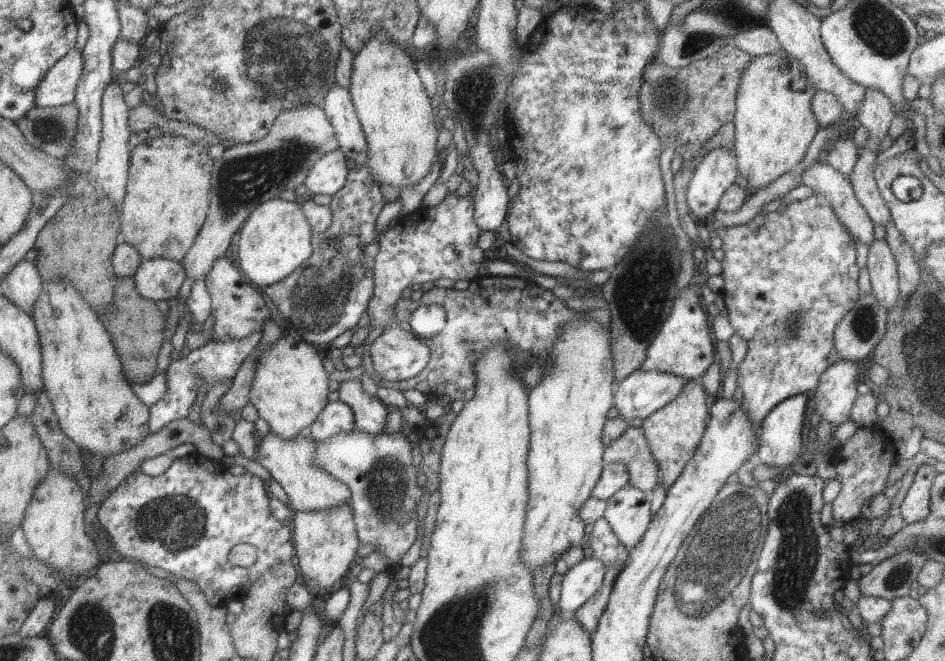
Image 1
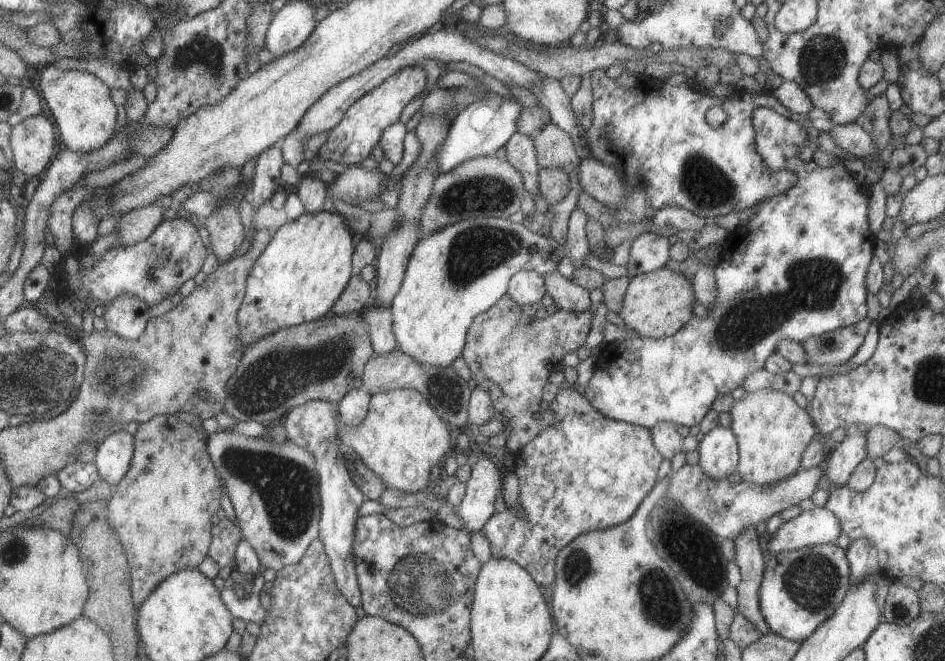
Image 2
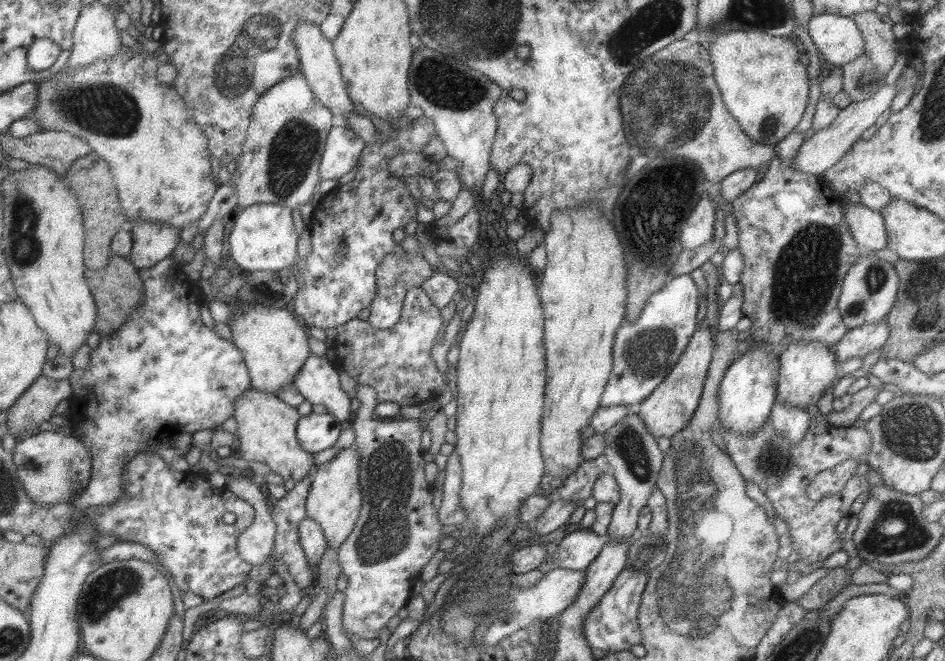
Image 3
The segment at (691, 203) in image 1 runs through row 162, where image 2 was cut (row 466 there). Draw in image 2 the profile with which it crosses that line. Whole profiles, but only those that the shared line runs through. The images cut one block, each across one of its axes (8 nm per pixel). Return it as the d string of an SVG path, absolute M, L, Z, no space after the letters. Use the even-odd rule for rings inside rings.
M718 425L704 434L696 448L698 466L711 480L727 479L737 469L738 447L730 428Z

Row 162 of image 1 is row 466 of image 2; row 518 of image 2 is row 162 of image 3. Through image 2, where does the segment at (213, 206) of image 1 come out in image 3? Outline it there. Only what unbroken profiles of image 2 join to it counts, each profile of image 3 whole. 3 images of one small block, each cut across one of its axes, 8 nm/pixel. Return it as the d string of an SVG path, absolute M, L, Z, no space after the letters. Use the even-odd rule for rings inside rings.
M300 70L295 71L293 76L279 80L275 86L271 86L267 92L259 96L252 109L245 143L239 157L235 159L236 169L227 182L235 187L236 206L245 208L250 204L273 203L283 205L292 211L293 208L309 203L320 182L318 166L326 144L327 133L332 128L332 115L315 99Z

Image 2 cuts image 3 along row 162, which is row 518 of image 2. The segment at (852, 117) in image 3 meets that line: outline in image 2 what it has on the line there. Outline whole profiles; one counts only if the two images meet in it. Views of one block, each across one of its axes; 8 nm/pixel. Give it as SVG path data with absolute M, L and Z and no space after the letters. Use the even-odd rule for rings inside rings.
M824 507L802 511L796 518L779 526L775 536L765 544L767 554L791 551L819 544L833 543L841 533L841 526Z

